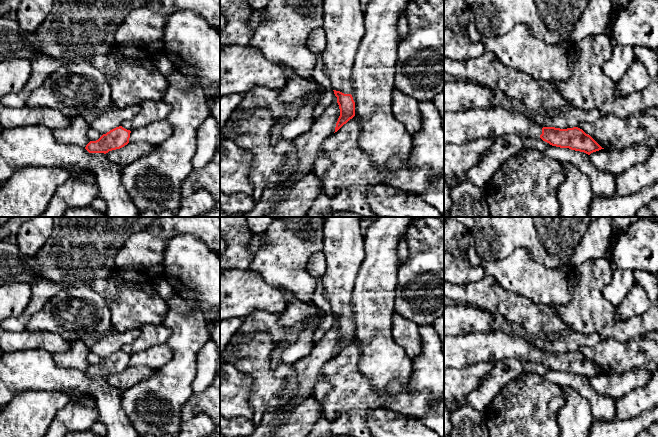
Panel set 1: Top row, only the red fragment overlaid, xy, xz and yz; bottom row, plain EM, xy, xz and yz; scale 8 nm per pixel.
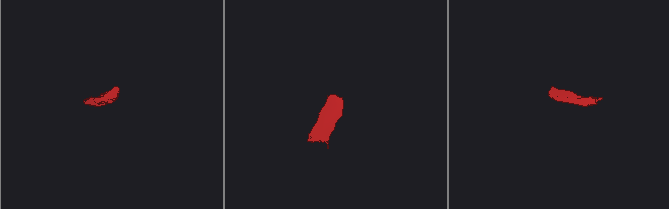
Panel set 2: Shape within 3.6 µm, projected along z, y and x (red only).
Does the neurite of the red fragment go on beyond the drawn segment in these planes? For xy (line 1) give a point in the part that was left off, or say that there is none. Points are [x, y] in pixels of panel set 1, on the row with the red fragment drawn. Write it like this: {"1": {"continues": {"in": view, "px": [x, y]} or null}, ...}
{"1": {"continues": null}}

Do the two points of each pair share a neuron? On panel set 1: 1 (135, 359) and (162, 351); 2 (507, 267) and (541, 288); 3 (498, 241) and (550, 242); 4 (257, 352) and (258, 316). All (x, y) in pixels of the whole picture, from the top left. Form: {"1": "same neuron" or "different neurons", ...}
{"1": "same neuron", "2": "same neuron", "3": "same neuron", "4": "different neurons"}

